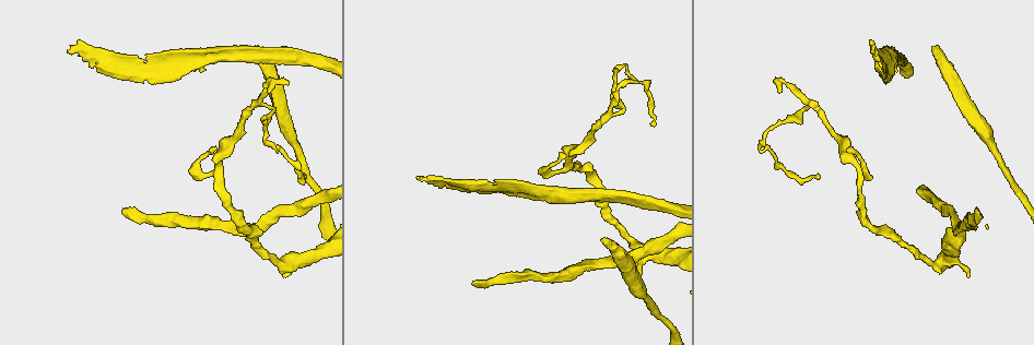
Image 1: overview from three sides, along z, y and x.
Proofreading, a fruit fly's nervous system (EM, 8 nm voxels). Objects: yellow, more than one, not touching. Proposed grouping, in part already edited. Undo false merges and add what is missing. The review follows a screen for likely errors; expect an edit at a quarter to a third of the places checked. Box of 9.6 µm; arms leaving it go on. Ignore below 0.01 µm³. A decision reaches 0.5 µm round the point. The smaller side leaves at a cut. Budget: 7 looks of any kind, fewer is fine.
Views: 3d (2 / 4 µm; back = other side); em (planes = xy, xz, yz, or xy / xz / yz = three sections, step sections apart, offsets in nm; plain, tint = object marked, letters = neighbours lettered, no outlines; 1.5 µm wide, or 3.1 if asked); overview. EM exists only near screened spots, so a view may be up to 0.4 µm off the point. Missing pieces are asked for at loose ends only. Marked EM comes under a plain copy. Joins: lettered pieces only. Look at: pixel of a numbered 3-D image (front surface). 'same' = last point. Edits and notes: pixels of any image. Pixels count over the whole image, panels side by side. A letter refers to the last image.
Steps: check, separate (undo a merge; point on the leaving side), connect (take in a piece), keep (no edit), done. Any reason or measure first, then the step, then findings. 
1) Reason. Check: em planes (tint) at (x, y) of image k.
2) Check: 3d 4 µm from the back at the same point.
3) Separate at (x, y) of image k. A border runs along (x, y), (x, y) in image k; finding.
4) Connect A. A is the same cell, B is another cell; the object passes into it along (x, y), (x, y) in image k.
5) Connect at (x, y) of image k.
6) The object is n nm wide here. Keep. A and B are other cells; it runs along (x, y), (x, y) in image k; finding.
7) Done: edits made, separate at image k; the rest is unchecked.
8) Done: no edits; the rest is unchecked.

Two arms at a narrow angle. Check: 3d 4 µm at (551, 198) of image 1.

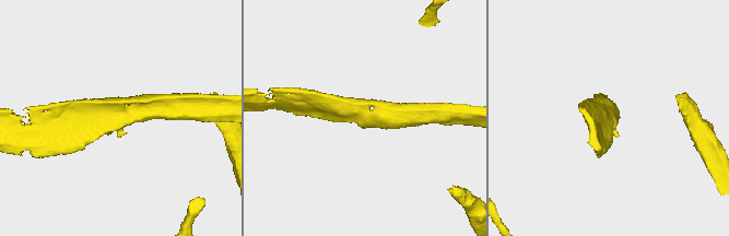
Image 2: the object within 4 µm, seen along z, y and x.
Need the tissue. Check: em planes (letters) at (364, 116) of image 2.

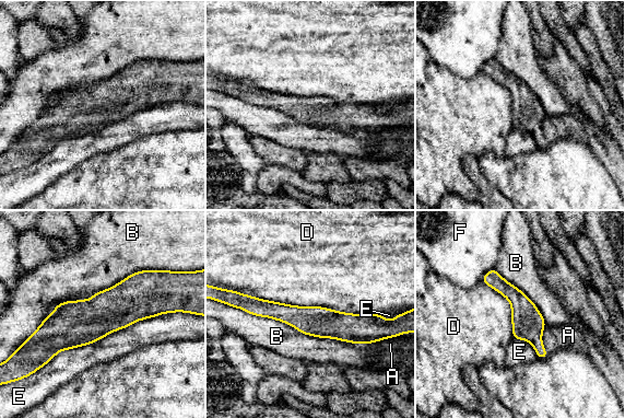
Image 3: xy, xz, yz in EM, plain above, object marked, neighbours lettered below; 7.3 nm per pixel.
Keep. A, B, D, E and F are other cells; it runs along (246, 303), (321, 323), (376, 321) in image 3; continuous, no second cell.

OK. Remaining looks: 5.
Thin end. Check: 3d 4 µm at (636, 83) of image 1.

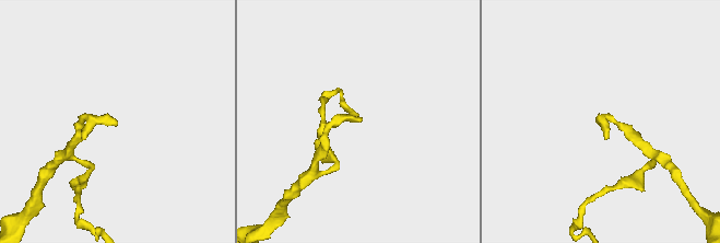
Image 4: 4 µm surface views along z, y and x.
Check: em xy step 8 (letters) at (116, 126) of image 4.

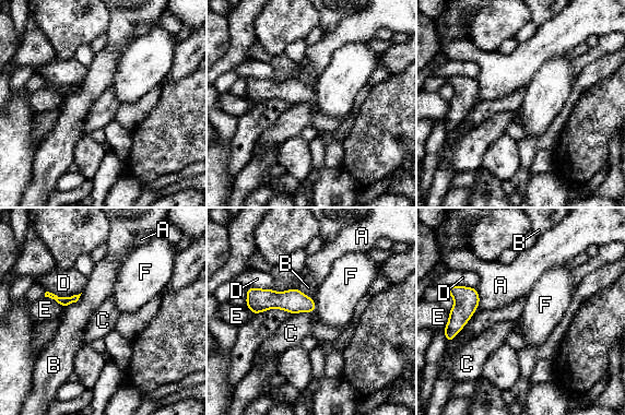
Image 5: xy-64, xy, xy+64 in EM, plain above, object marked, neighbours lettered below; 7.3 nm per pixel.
Check: em planes (letters) at the same point.

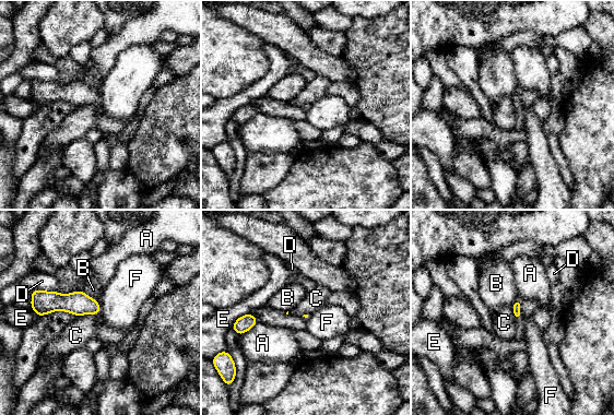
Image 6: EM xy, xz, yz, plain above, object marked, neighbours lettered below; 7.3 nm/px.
Keep. A, B, C, D, E and F are other cells; it runs along (35, 292), (45, 301), (97, 309) in image 6; no lettered piece goes on from it.

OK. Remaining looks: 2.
Free end. Check: em xz step 4 (letters) at (933, 49) of image 1.

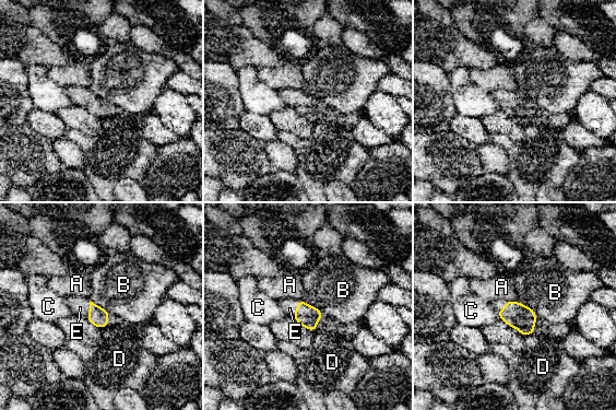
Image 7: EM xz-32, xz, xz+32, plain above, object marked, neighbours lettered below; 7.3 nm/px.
Check: em planes (letters) at the same point.

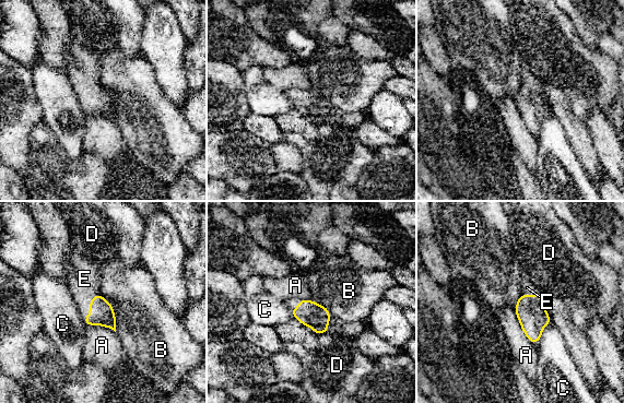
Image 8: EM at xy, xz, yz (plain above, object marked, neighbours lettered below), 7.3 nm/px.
The longest contact is with B, 300 nm. Connect E. E is the same cell, A, B, C and D are other cells; the object passes into it along (101, 311), (90, 306), (84, 279) in image 8; it goes on there.

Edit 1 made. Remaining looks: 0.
Done: edits made, connect at image 8; the rest is unchecked.

